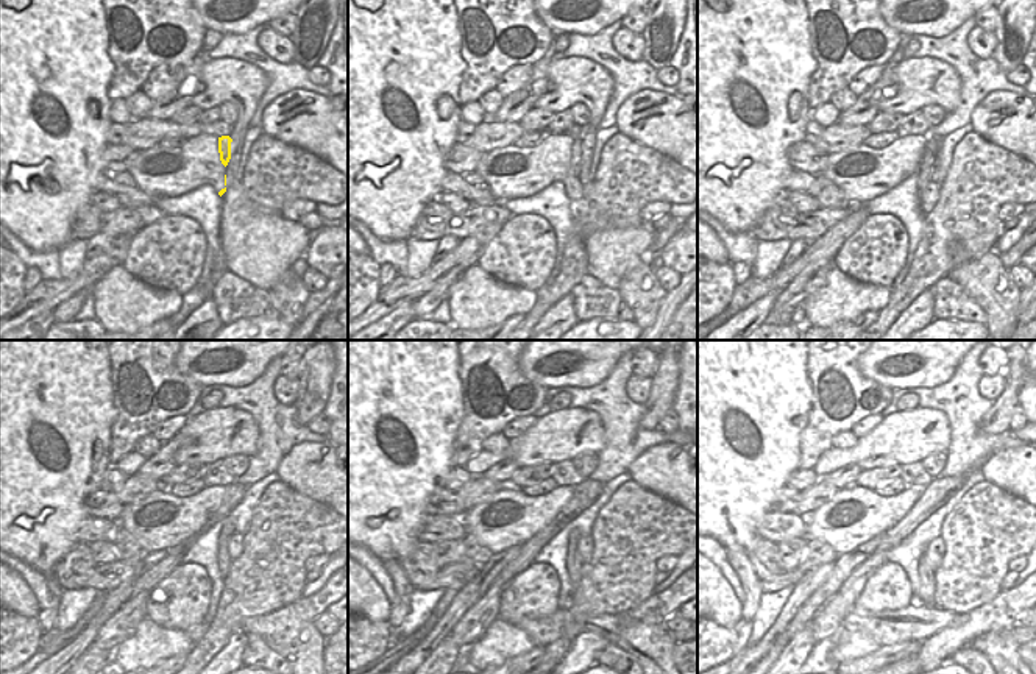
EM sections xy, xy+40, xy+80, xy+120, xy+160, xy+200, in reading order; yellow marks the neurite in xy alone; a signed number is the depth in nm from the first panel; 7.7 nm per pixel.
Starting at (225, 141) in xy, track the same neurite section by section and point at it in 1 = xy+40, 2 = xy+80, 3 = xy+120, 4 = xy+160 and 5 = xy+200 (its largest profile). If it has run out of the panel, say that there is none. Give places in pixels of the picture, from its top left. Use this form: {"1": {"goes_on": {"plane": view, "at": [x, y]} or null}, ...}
{"1": {"goes_on": {"plane": "xy+40", "at": [573, 183]}}, "2": {"goes_on": {"plane": "xy+80", "at": [924, 173]}}, "3": {"goes_on": {"plane": "xy+120", "at": [227, 532]}}, "4": {"goes_on": {"plane": "xy+160", "at": [573, 562]}}, "5": {"goes_on": {"plane": "xy+200", "at": [927, 590]}}}

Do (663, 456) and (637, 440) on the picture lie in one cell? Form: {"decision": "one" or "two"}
{"decision": "two"}

